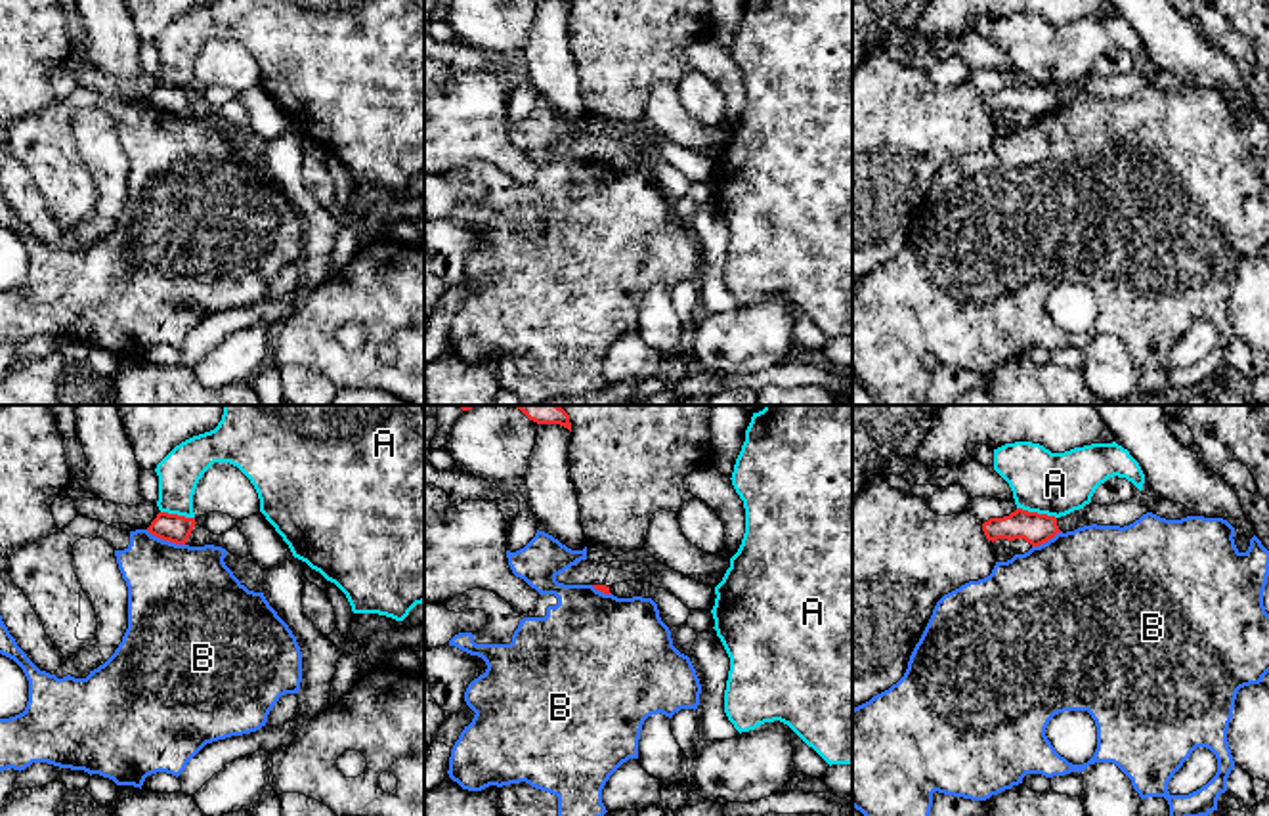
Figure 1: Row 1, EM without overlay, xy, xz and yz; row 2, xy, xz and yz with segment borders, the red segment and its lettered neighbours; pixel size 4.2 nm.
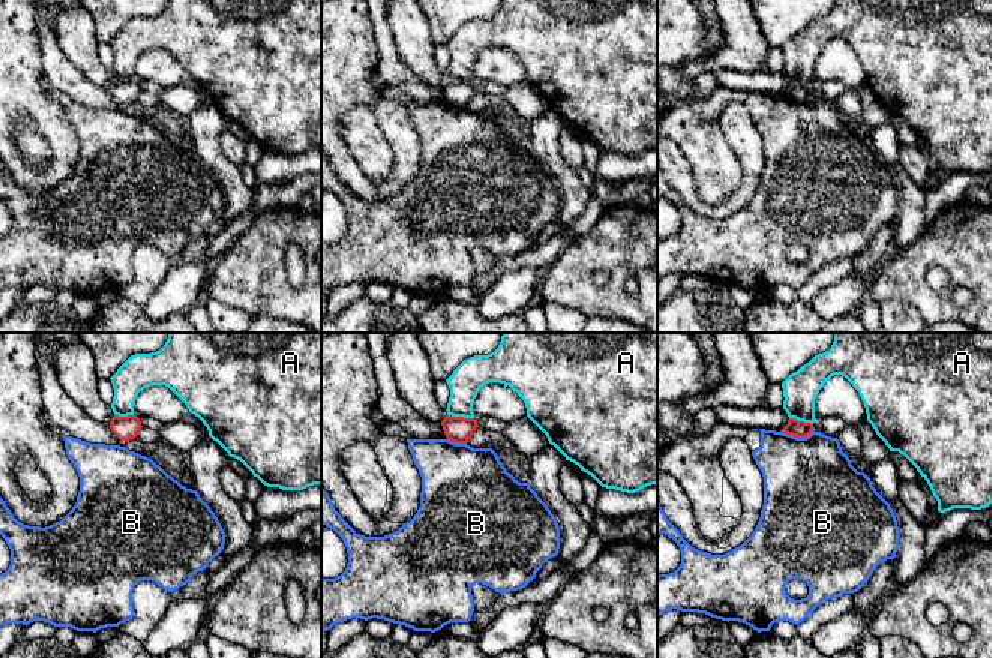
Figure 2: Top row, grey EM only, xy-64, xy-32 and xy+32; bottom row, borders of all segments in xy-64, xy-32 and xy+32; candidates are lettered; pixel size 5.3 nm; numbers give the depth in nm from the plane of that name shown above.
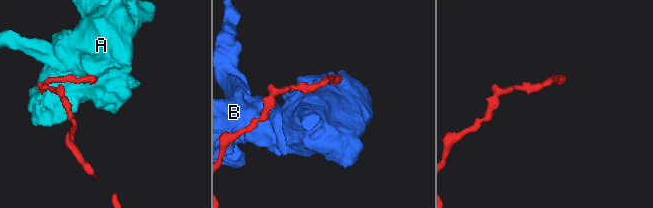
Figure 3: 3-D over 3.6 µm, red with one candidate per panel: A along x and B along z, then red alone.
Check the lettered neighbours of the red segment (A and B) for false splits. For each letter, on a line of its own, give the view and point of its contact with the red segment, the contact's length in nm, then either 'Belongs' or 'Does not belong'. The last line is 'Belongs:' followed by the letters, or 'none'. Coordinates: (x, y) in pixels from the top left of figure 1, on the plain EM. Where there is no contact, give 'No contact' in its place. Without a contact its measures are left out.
A: Touches red at yz (1036, 85). Shared border 180 nm. Does not belong
B: Touches red at xy (165, 111). Shared border 180 nm. Does not belong
Belongs: none

